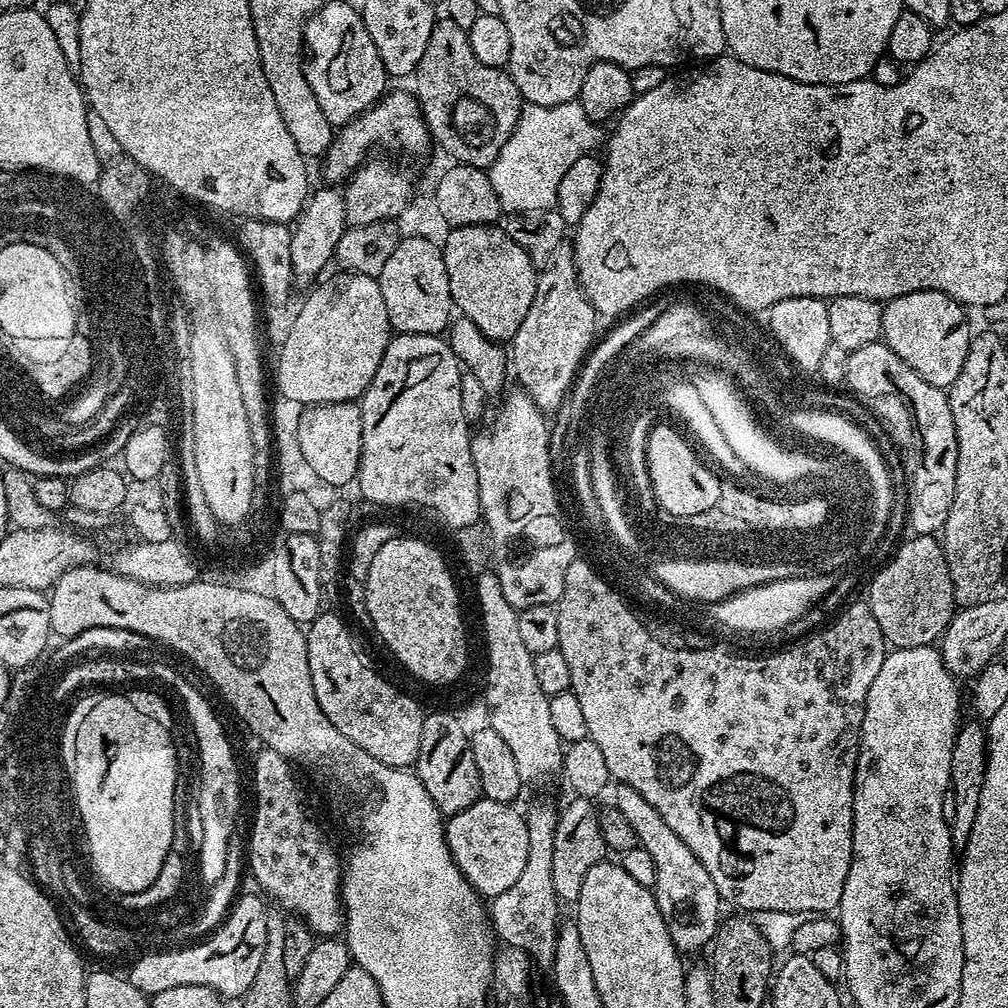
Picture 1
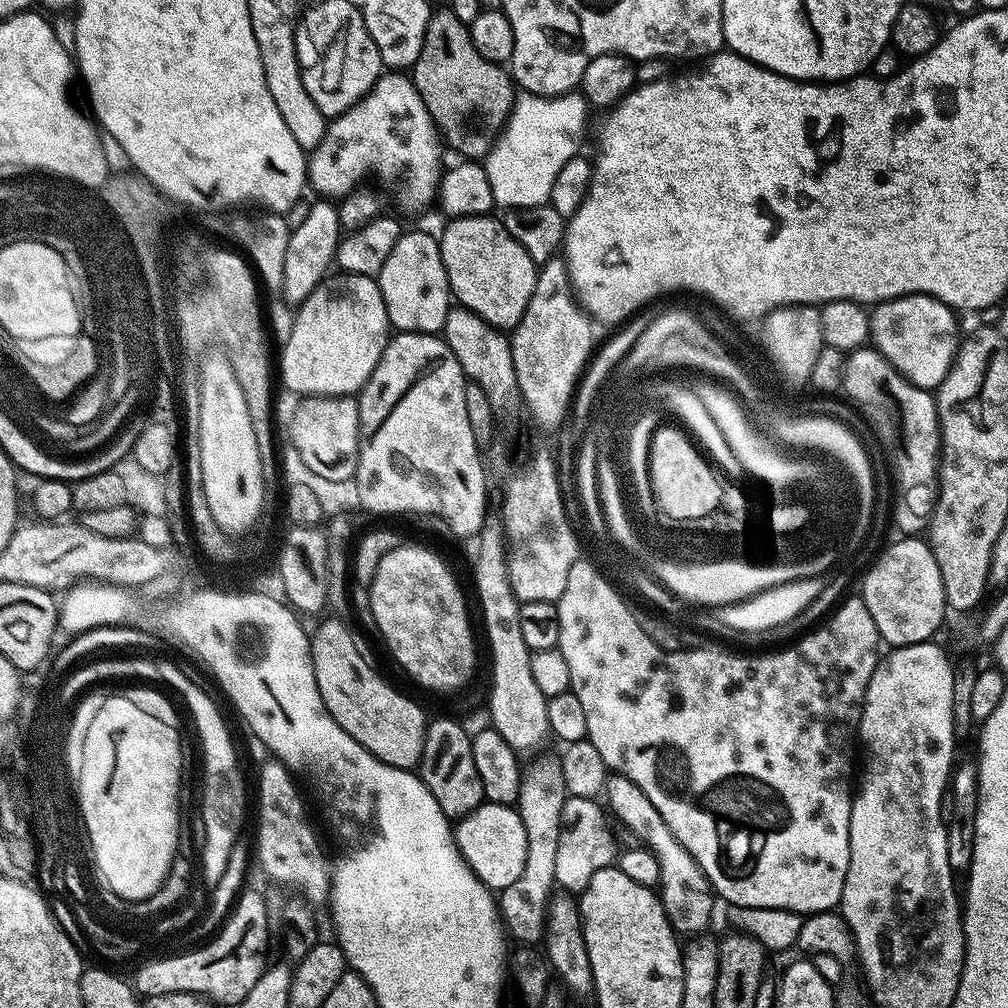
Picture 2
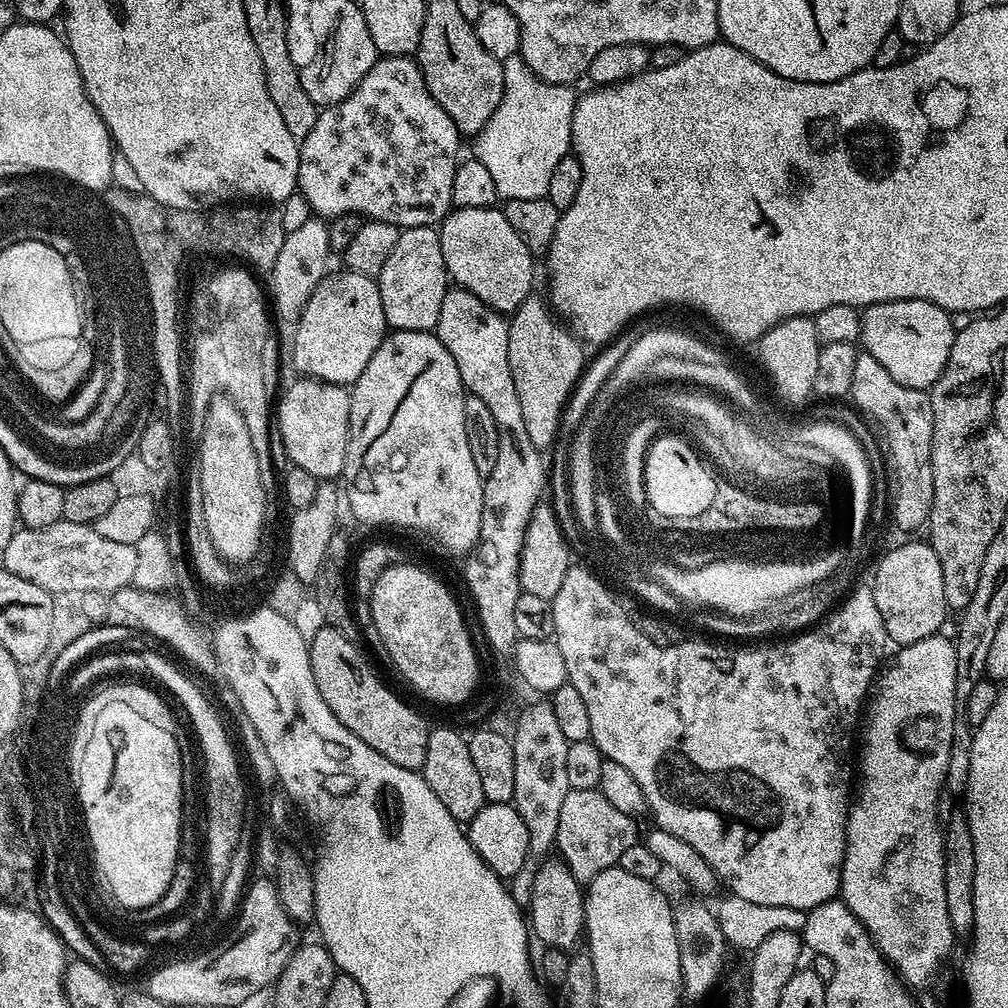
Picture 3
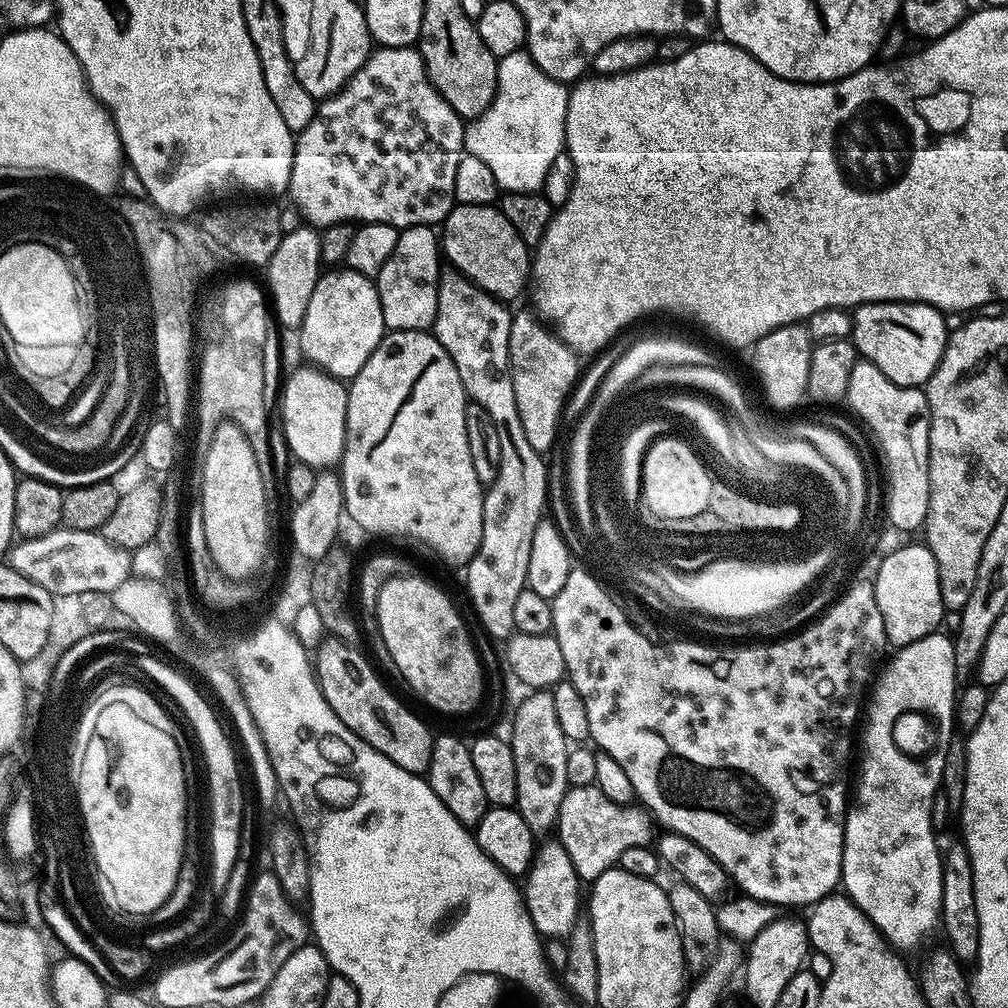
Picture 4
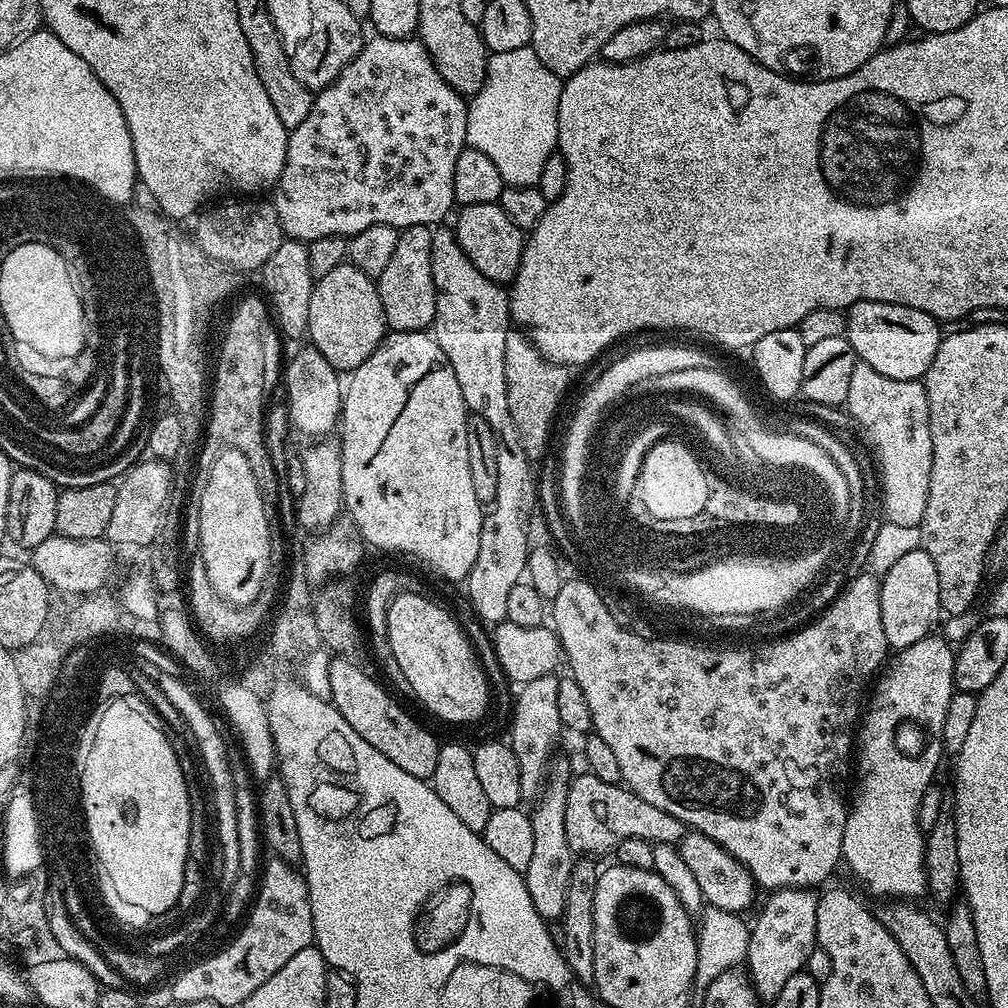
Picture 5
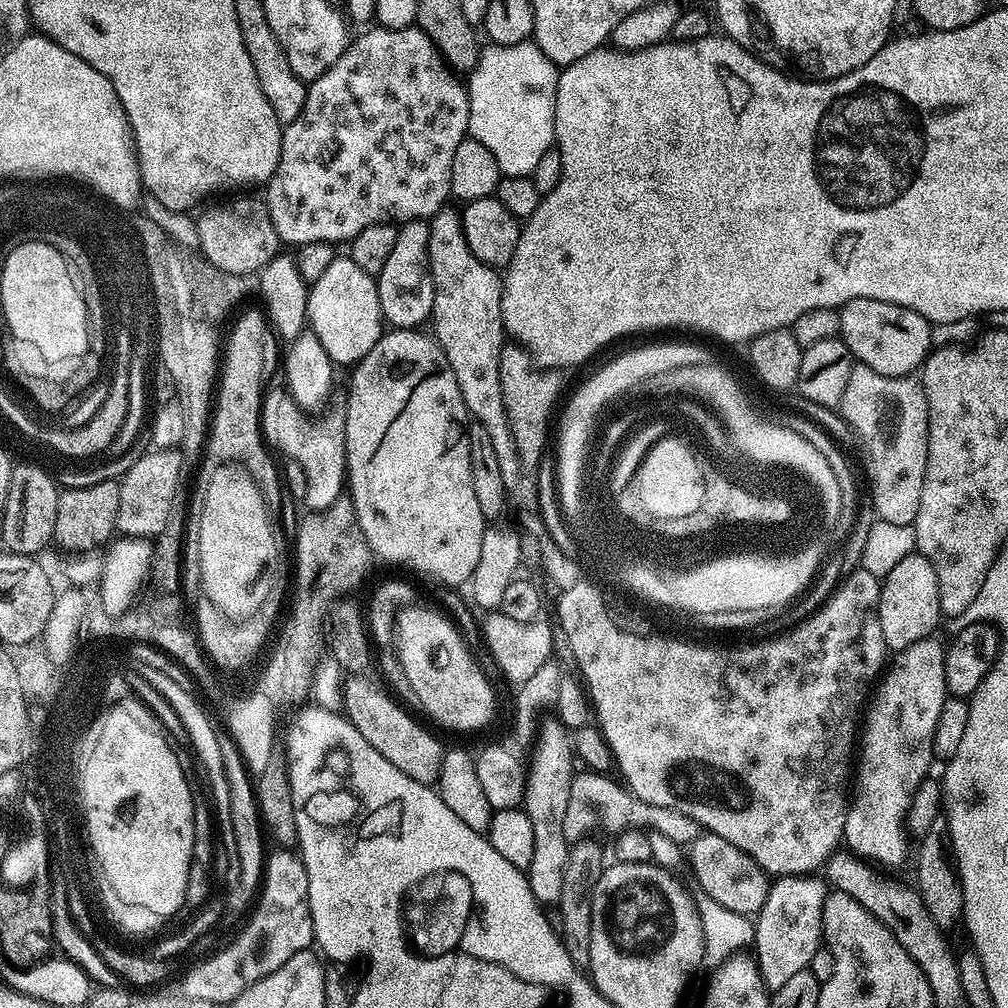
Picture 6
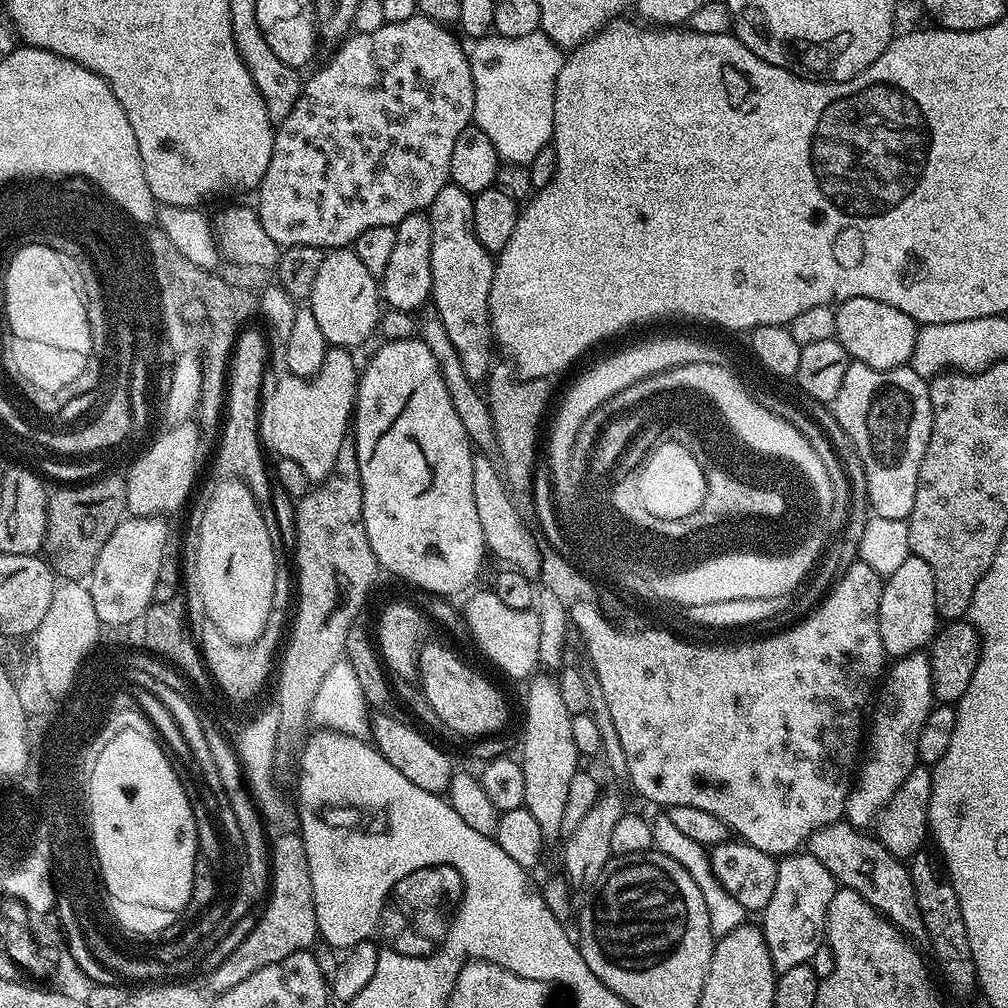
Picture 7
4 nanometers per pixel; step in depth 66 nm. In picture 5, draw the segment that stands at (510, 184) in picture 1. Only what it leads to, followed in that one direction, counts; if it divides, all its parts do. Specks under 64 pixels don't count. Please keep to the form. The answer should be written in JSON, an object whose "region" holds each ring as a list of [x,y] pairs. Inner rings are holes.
{"region":[[[531,48],[493,52],[480,89],[468,104],[467,147],[482,150],[498,166],[505,185],[535,185],[546,158],[557,151],[561,77],[550,71]]]}

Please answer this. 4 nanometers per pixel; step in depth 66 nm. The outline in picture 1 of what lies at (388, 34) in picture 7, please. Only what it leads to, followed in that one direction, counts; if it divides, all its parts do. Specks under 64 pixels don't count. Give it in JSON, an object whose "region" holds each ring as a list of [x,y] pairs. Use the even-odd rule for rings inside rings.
{"region":[[[385,91],[384,94],[361,116],[356,116],[348,124],[339,125],[338,131],[333,135],[328,151],[322,157],[324,163],[325,181],[347,181],[348,177],[369,159],[371,148],[381,144],[392,152],[409,152],[412,156],[420,156],[430,148],[428,124],[420,109],[415,95],[408,92]]]}

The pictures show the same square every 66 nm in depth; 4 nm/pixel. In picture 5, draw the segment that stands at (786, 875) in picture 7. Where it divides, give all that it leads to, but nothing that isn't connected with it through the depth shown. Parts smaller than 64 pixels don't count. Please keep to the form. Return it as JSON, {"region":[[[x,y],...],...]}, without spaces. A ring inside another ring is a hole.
{"region":[[[777,888],[771,893],[772,896],[764,904],[756,924],[751,925],[752,940],[748,944],[748,959],[746,972],[752,981],[757,996],[761,1001],[771,1002],[778,994],[782,994],[782,986],[794,974],[805,971],[810,954],[816,949],[816,915],[818,914],[818,896],[815,891],[807,888]]]}

